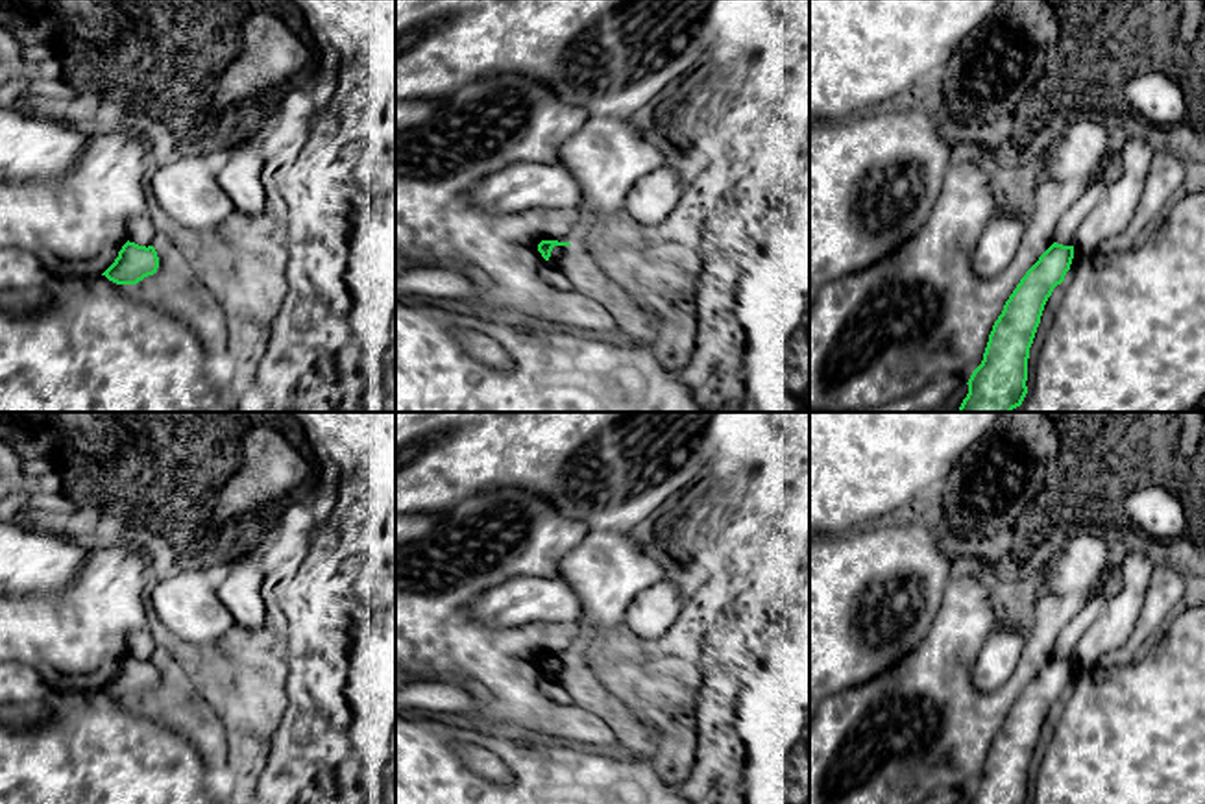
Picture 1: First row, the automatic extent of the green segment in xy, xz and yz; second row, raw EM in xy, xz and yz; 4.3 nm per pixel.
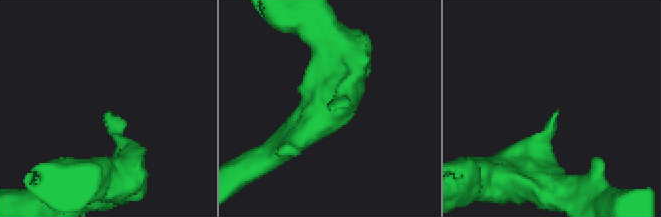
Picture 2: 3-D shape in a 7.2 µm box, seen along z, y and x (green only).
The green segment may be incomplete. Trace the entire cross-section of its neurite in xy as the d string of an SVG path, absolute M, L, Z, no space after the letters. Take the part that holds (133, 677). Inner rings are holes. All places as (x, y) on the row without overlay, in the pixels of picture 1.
M126 656L115 676L102 688L116 699L137 699L159 682L159 671L153 660Z

